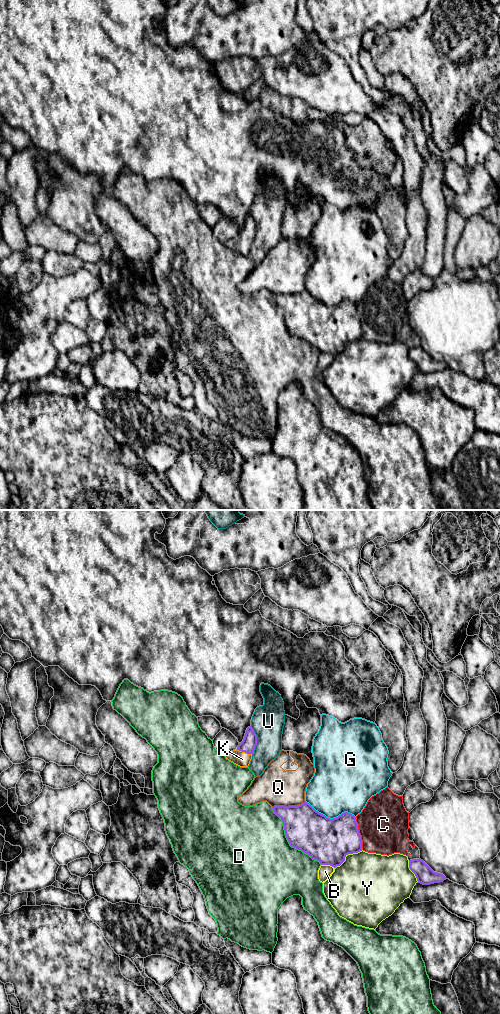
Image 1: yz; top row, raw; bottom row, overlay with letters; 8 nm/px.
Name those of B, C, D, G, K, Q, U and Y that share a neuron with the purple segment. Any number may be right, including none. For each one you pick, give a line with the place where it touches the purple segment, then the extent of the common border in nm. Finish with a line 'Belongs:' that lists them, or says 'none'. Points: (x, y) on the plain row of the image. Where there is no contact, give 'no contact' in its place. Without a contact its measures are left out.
K: yz (244, 239) | 140 nm
Belongs: K

